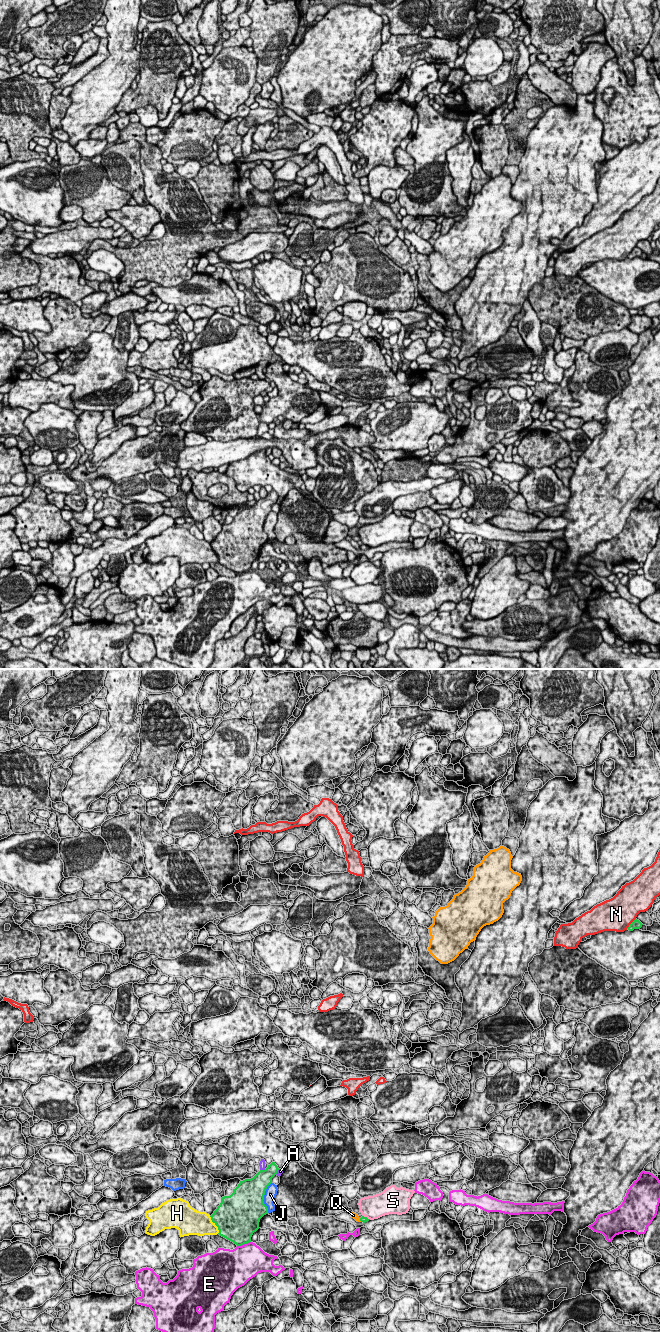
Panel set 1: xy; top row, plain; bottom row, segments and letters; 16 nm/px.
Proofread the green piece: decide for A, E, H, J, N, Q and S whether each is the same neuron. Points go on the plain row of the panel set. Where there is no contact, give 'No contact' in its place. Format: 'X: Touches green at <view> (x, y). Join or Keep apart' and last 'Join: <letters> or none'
A: Touches green at xy (277, 499). Keep apart
E: Touches green at xy (243, 572). Keep apart
H: Touches green at xy (215, 552). Keep apart
J: Touches green at xy (263, 525). Keep apart
N: Touches green at xy (631, 251). Keep apart
Q: Touches green at xy (360, 548). Keep apart
S: Touches green at xy (366, 545). Keep apart
Join: none

